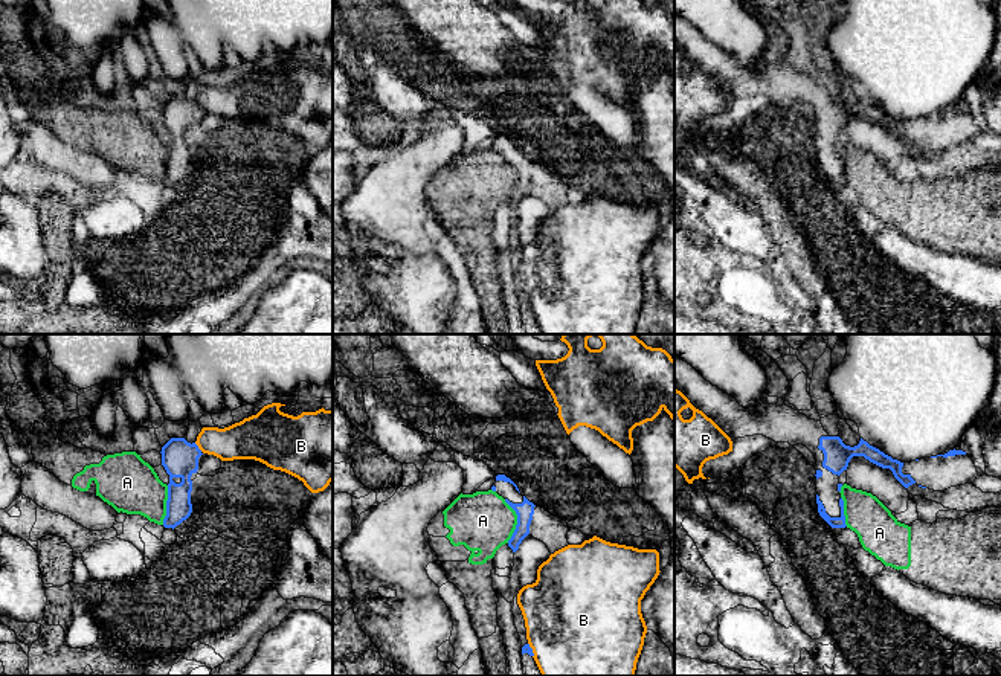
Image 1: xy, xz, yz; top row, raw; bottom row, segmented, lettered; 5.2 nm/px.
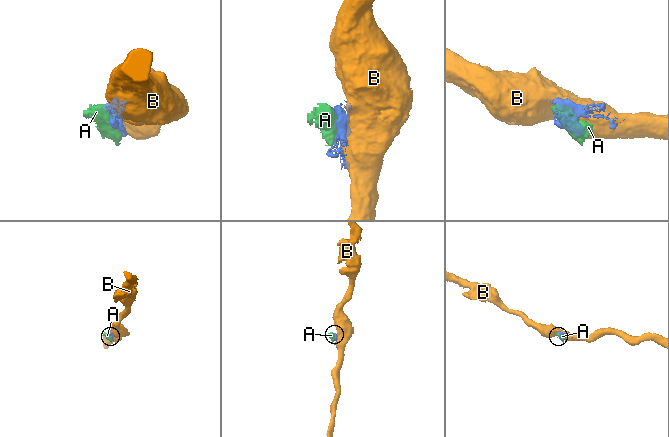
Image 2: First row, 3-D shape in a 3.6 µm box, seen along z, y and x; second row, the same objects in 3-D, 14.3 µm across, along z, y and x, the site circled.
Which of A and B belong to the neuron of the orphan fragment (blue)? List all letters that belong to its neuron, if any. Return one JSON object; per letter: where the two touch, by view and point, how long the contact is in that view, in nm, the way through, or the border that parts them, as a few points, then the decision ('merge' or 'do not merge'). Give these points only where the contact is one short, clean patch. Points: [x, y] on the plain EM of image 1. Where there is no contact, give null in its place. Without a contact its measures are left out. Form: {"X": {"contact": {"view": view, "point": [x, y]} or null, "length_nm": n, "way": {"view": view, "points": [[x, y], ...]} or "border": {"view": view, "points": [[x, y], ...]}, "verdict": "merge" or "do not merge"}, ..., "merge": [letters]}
{"A": {"contact": {"view": "xz", "point": [518, 179]}, "length_nm": 240, "verdict": "do not merge"}, "B": {"contact": {"view": "xy", "point": [197, 106]}, "length_nm": 60, "verdict": "do not merge"}, "merge": []}

